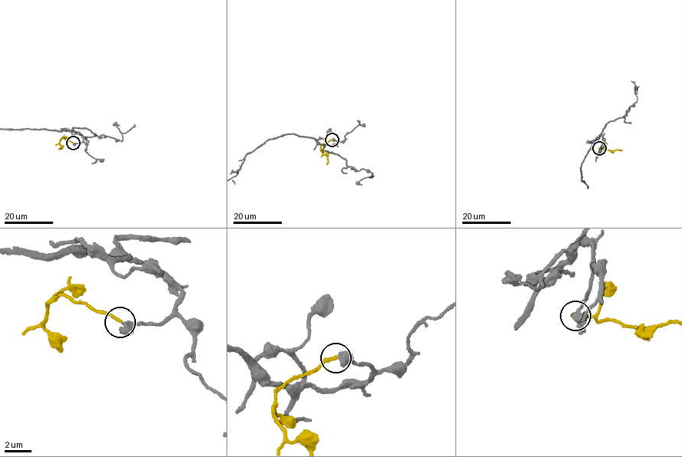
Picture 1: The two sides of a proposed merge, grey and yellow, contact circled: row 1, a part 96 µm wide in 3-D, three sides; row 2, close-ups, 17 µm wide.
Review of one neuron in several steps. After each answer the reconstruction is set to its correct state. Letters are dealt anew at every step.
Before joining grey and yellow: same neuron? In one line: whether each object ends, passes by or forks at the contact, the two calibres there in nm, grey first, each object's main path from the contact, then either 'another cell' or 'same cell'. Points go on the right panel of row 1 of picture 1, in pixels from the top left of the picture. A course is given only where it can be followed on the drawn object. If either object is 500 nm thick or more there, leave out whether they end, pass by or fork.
600/240 nm | yellow via (599, 148), (622, 150) | same cell

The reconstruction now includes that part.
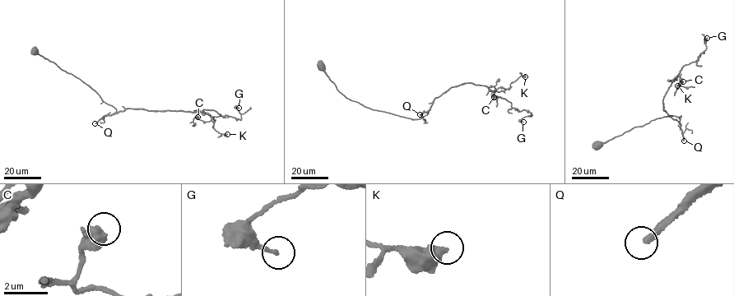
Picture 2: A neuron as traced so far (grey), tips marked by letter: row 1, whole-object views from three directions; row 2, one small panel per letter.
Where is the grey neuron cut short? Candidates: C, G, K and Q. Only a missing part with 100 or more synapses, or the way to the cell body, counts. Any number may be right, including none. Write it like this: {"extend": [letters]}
{"extend": ["Q"]}

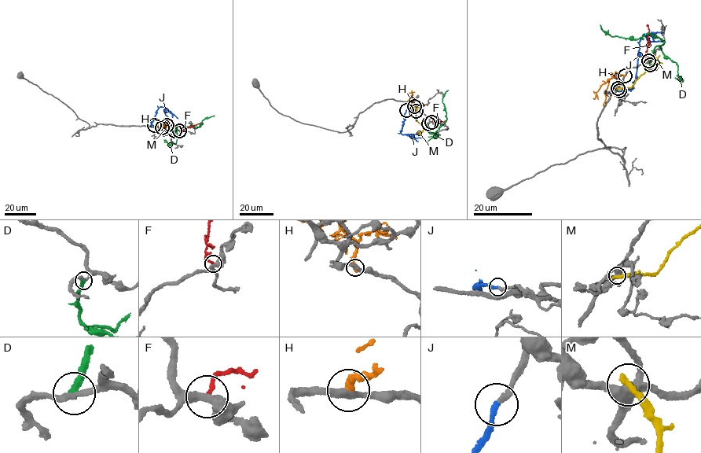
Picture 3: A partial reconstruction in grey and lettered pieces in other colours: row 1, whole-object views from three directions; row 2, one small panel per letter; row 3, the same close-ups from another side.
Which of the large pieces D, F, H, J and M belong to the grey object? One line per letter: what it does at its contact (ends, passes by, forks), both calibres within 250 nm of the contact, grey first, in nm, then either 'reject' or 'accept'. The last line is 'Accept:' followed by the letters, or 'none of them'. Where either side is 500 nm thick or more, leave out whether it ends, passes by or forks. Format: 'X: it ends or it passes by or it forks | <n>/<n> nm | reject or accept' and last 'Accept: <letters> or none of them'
D: it ends | 240/280 nm | reject
F: it ends | 400/180 nm | reject
H: it ends | 360/400 nm | reject
J: it ends | 240/240 nm | accept
M: it ends | 440/320 nm | reject
Accept: J

